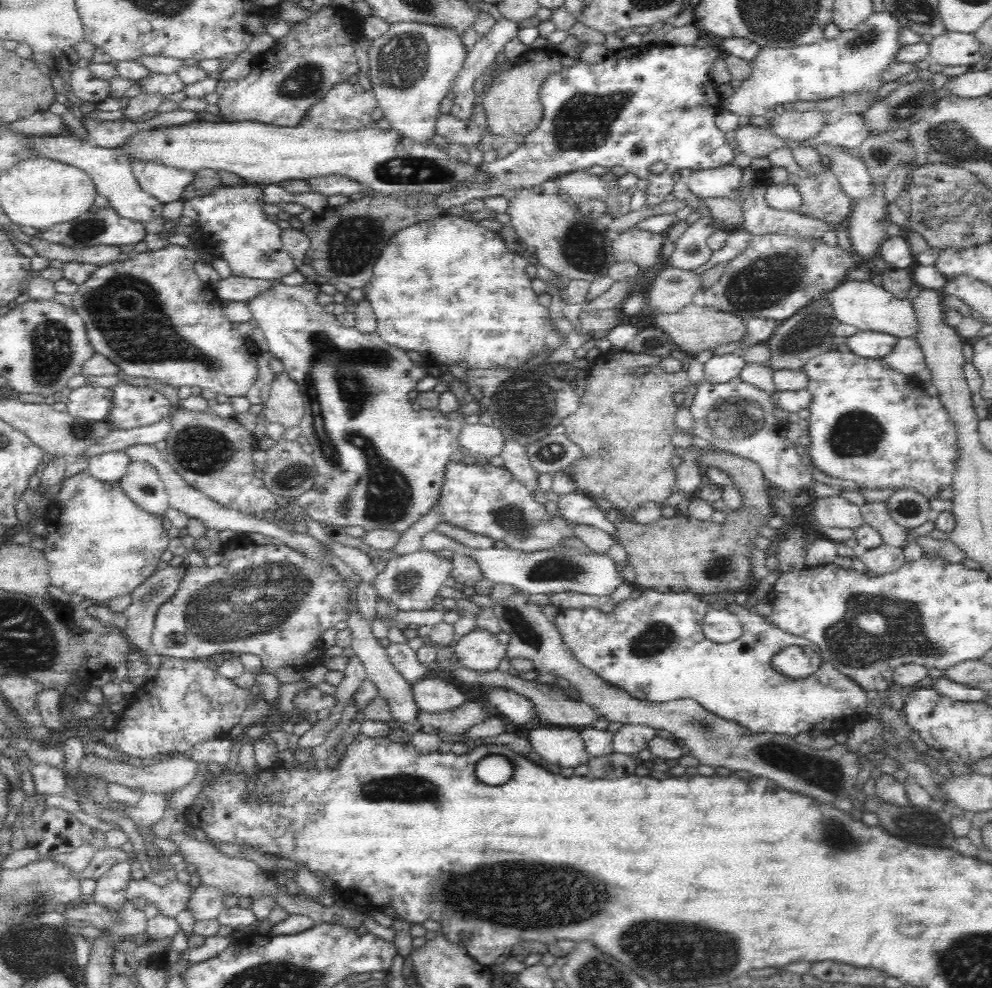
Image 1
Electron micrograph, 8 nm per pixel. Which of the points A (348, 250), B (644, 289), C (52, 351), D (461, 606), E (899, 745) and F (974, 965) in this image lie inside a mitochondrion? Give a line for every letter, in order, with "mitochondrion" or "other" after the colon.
A: mitochondrion
B: other
C: mitochondrion
D: other
E: mitochondrion
F: mitochondrion

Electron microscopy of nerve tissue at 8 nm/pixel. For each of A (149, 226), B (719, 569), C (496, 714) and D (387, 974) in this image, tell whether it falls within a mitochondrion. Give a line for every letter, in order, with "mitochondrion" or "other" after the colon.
A: other
B: mitochondrion
C: other
D: other

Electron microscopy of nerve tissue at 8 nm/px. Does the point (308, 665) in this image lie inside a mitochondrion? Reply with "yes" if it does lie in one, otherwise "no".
no

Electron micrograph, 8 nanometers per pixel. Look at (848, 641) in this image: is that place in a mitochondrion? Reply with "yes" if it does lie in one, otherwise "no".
yes

